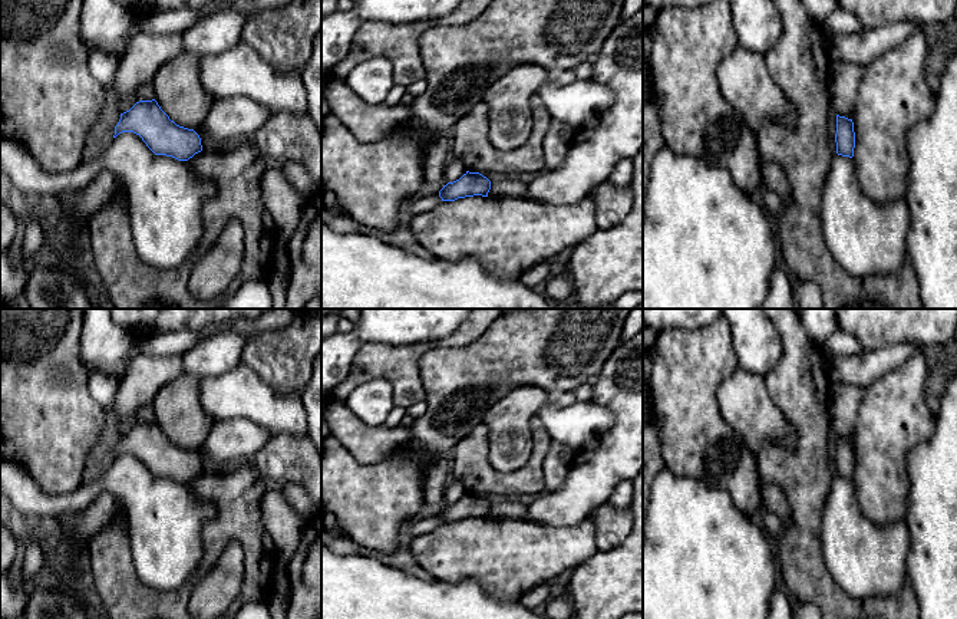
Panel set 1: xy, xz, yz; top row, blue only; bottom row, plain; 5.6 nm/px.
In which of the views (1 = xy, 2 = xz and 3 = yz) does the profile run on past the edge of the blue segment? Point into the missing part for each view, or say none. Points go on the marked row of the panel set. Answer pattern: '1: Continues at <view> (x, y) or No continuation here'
1: No continuation here
2: No continuation here
3: No continuation here

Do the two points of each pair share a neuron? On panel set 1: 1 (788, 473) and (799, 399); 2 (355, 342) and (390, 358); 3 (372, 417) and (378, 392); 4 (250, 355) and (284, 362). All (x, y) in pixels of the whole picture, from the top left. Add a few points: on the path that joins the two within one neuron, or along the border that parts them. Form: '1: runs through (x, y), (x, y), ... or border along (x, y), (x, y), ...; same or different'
1: runs through (805, 454), (805, 418); same
2: border along (396, 345), (365, 343), (357, 351), (346, 375); different
3: runs through (372, 411), (372, 401), (375, 398); same
4: runs through (258, 355), (276, 355); same

